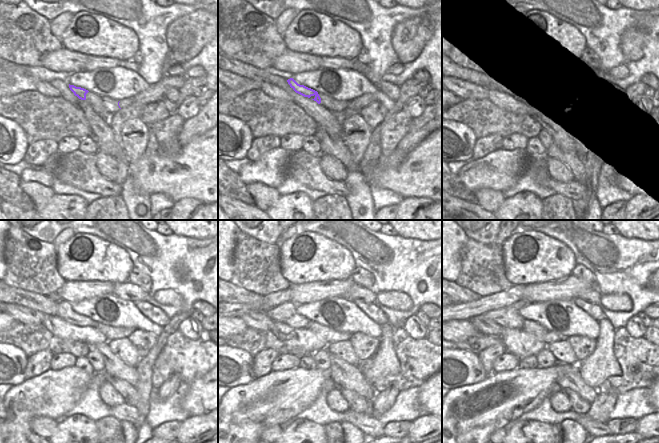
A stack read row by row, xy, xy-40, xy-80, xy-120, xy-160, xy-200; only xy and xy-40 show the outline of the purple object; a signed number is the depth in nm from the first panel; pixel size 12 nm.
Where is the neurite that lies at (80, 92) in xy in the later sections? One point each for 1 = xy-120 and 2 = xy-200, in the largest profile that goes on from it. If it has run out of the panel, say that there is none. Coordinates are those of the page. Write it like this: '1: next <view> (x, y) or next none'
1: next xy-120 (65, 311)
2: next xy-200 (508, 317)

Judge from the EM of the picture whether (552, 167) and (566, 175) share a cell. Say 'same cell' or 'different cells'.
same cell

